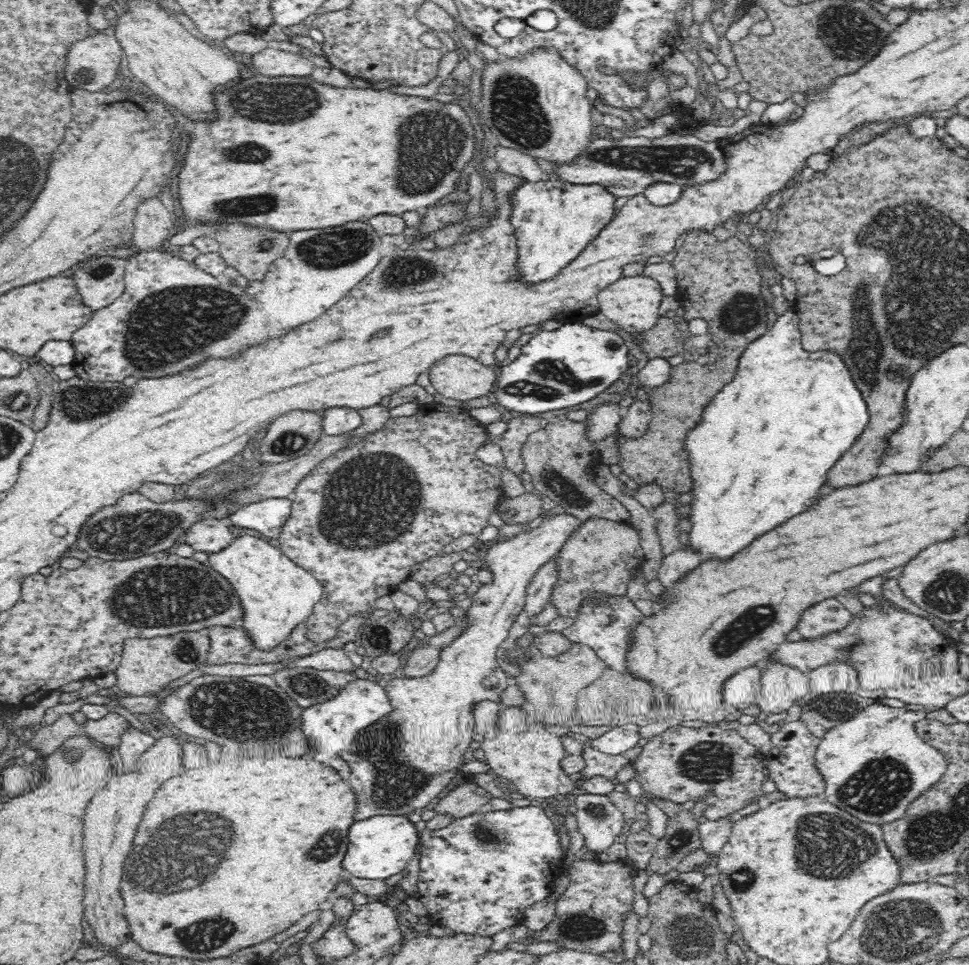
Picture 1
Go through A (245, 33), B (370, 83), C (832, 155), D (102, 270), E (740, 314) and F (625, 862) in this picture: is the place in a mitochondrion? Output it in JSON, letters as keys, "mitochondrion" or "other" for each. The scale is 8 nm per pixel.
{"A":"other","B":"other","C":"other","D":"mitochondrion","E":"mitochondrion","F":"other"}

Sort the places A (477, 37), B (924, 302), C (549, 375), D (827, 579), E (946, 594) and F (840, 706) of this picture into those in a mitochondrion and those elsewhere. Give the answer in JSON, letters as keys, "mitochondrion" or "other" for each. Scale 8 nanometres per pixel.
{"A":"other","B":"mitochondrion","C":"mitochondrion","D":"other","E":"mitochondrion","F":"mitochondrion"}

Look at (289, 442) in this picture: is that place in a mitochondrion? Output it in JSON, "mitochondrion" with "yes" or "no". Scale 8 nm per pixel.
{"mitochondrion":"yes"}

